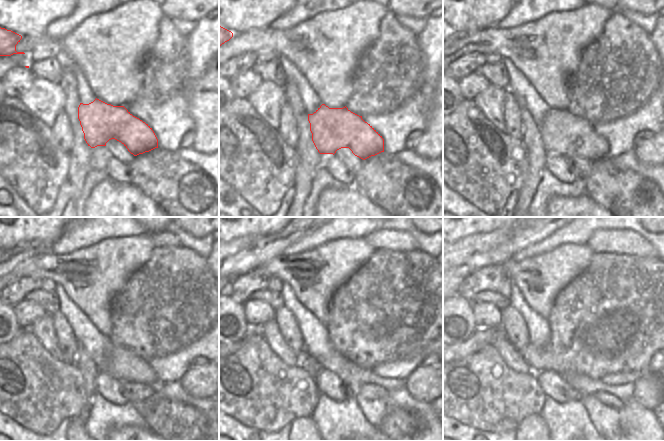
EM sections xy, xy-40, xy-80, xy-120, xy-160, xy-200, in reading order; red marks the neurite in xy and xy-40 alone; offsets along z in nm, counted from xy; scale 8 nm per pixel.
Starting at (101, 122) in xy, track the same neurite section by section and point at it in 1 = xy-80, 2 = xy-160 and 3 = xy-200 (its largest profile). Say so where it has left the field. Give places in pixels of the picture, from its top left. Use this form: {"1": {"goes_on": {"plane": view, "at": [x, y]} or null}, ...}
{"1": {"goes_on": {"plane": "xy-80", "at": [563, 133]}}, "2": {"goes_on": {"plane": "xy-160", "at": [352, 375]}}, "3": {"goes_on": {"plane": "xy-200", "at": [584, 386]}}}

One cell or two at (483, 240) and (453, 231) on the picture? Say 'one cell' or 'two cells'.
two cells

